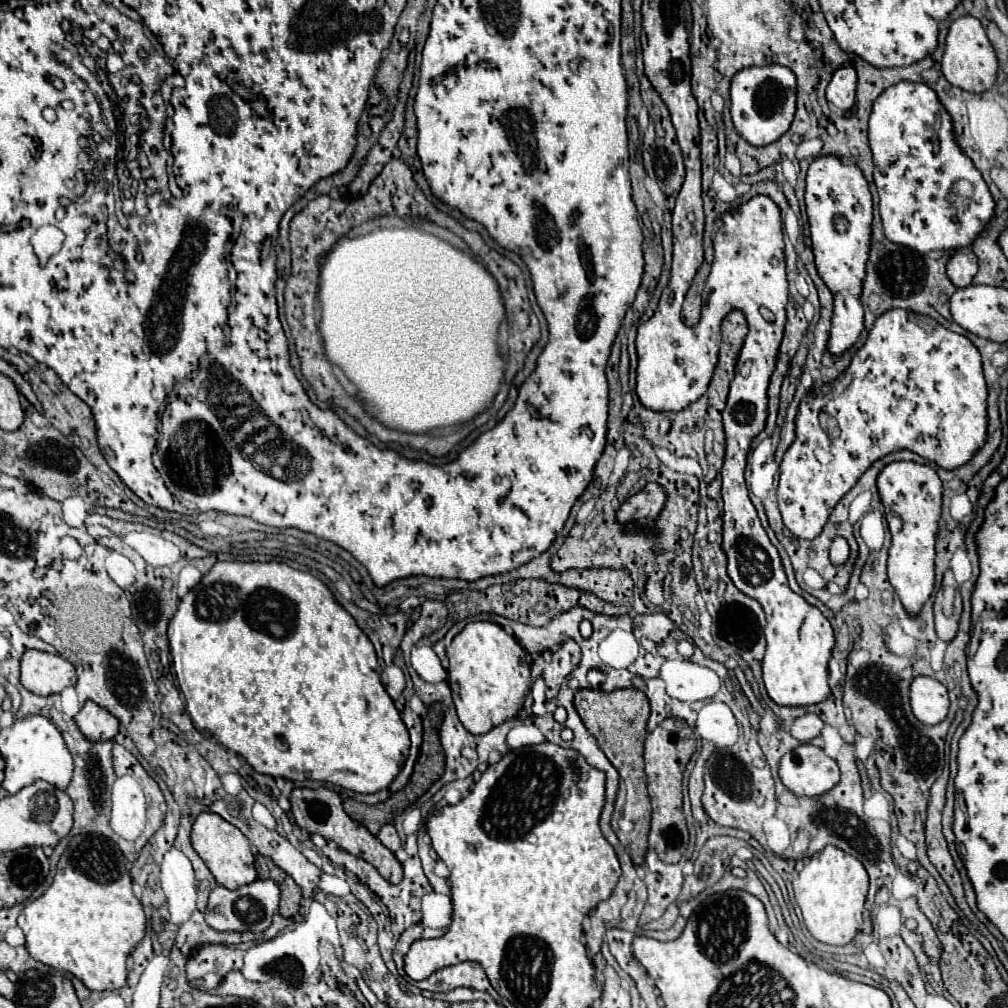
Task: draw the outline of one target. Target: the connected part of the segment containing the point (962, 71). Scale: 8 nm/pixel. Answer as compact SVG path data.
M962 16L950 24L948 36L946 36L946 48L942 58L942 74L952 84L966 92L984 92L994 86L996 82L996 70L998 60L992 50L990 40L986 38L986 32L974 16Z

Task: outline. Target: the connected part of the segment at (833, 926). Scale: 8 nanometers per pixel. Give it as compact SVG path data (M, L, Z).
M826 846L822 852L804 859L804 867L792 880L796 904L802 910L802 918L810 934L834 946L848 944L862 928L862 910L868 894L868 874L864 866L844 850Z

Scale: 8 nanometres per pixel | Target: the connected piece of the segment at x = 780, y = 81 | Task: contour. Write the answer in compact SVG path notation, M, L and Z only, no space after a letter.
M780 64L750 66L734 74L730 84L730 114L738 134L754 144L766 146L788 132L796 112L796 76Z

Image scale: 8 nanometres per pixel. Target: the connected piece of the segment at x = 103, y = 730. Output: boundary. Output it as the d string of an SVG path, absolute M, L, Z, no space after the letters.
M88 700L84 708L74 716L80 732L88 740L112 740L118 734L118 720L106 708Z

